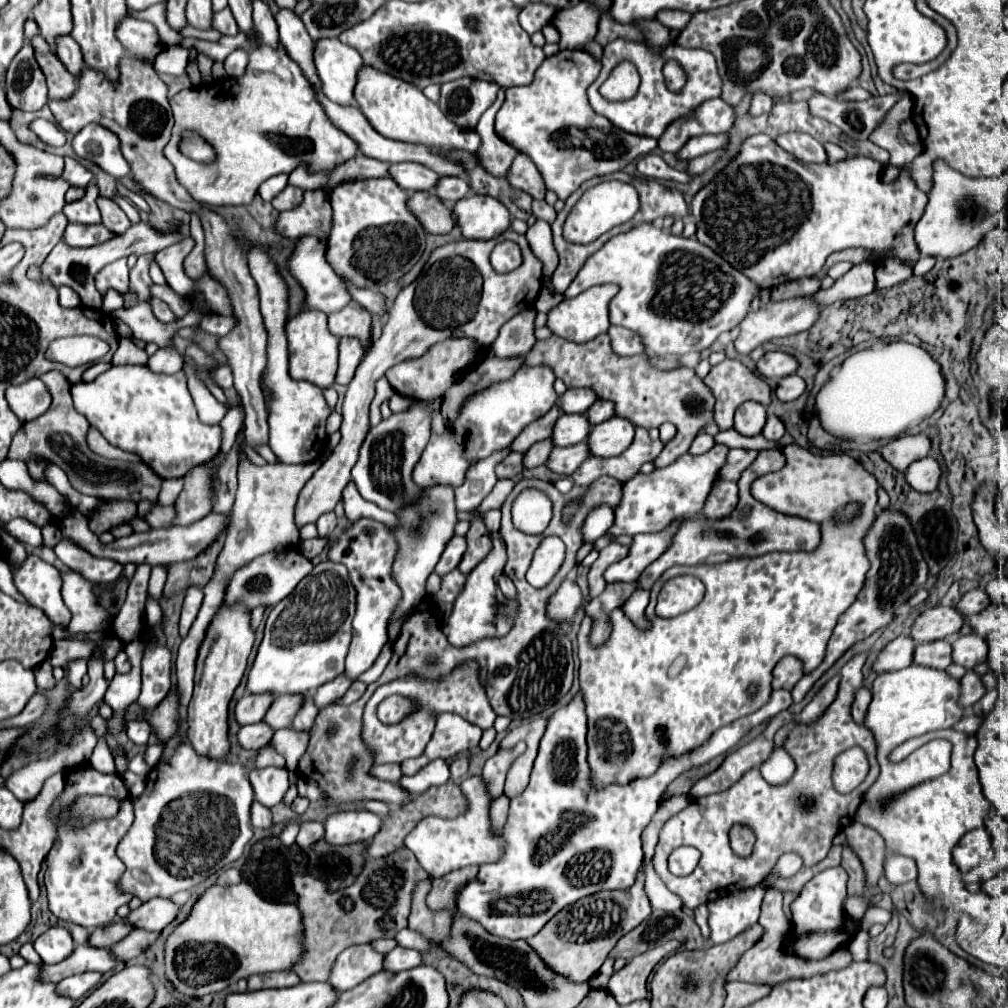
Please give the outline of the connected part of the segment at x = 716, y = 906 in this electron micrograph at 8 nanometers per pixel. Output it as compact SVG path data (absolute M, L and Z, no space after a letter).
M760 883L752 889L740 889L726 897L708 903L710 909L710 941L724 943L734 939L738 933L758 923L760 903L764 899L766 885Z

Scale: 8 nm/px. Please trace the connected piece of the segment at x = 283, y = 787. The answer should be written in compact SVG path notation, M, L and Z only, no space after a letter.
M266 767L266 769L252 769L250 783L254 789L254 797L266 805L274 807L280 803L288 791L288 771L286 767Z

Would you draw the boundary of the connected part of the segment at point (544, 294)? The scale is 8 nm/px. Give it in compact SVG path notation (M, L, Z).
M542 288L538 299L536 299L536 311L542 311L542 313L548 313L556 303L560 303L564 299L564 295L556 293L554 289Z

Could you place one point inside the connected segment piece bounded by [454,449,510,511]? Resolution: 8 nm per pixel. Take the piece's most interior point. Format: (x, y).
(481, 478)

